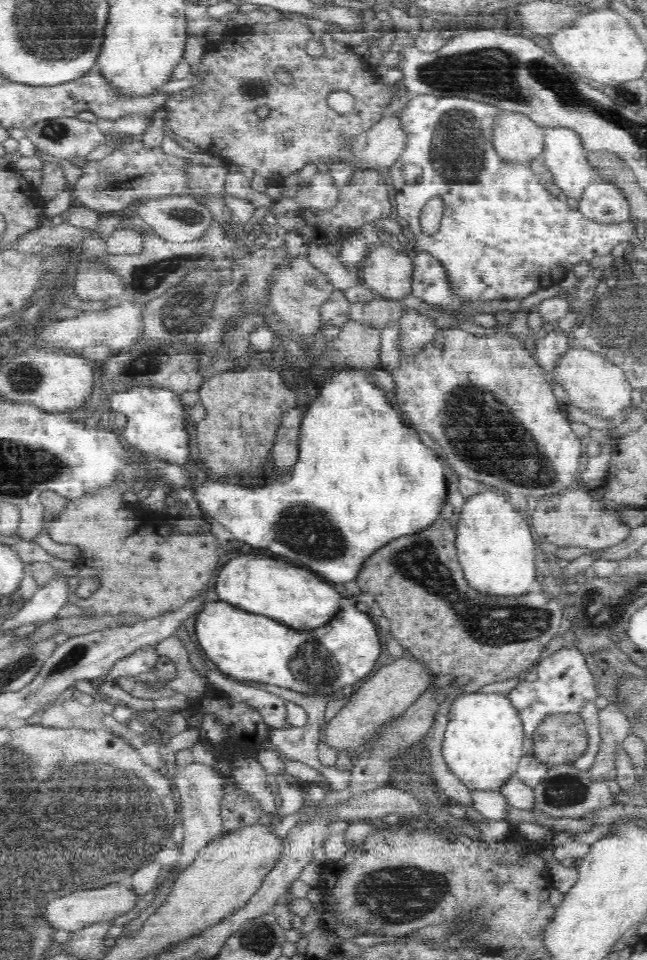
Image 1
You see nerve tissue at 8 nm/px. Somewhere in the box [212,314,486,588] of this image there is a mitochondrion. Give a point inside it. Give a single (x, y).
(305, 528)

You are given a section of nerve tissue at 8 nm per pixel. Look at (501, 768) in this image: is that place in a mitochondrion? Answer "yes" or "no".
no

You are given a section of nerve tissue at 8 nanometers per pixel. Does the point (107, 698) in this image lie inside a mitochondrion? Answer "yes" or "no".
no

